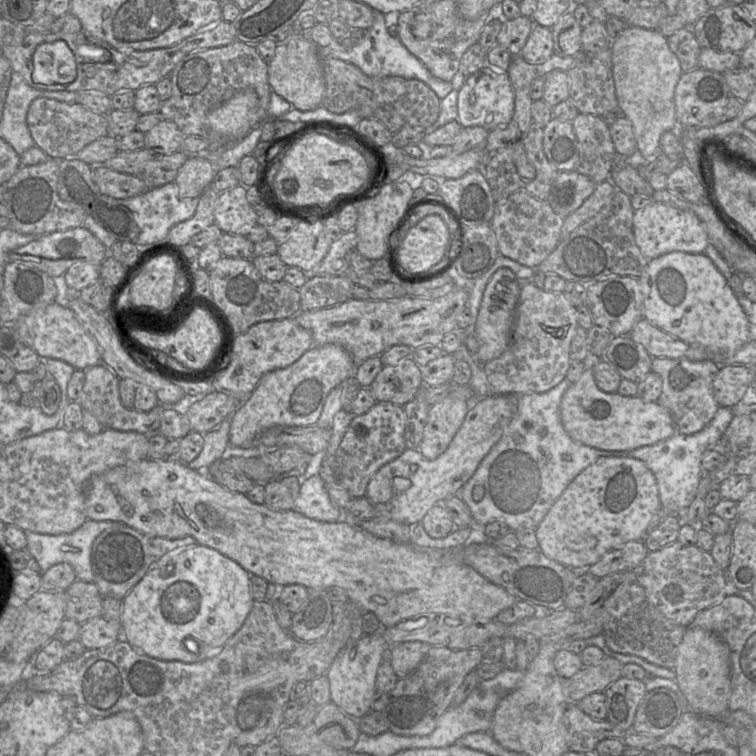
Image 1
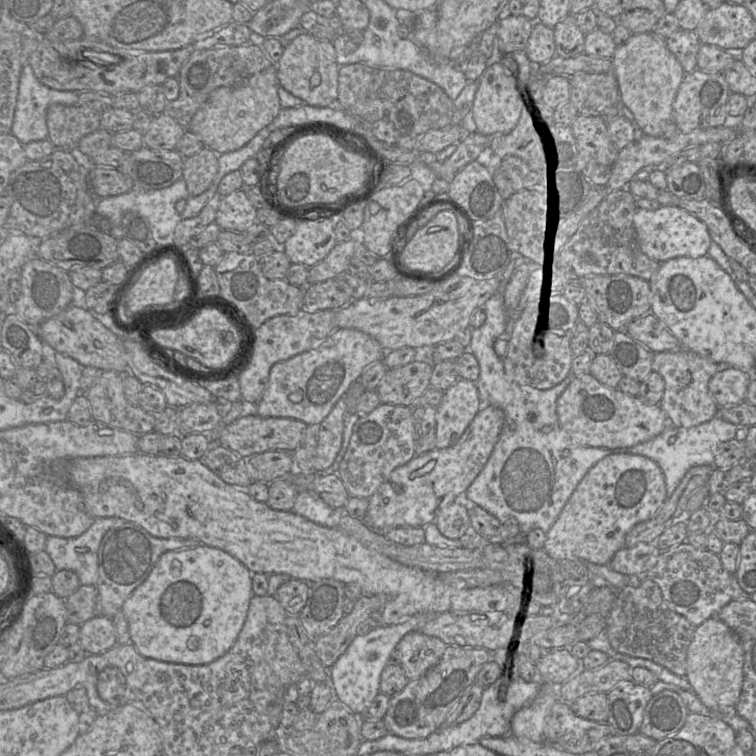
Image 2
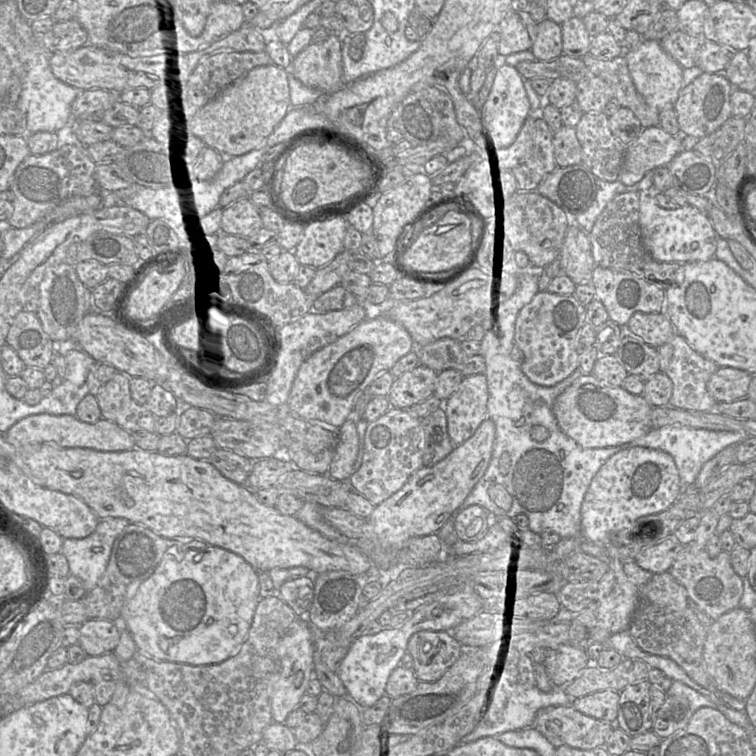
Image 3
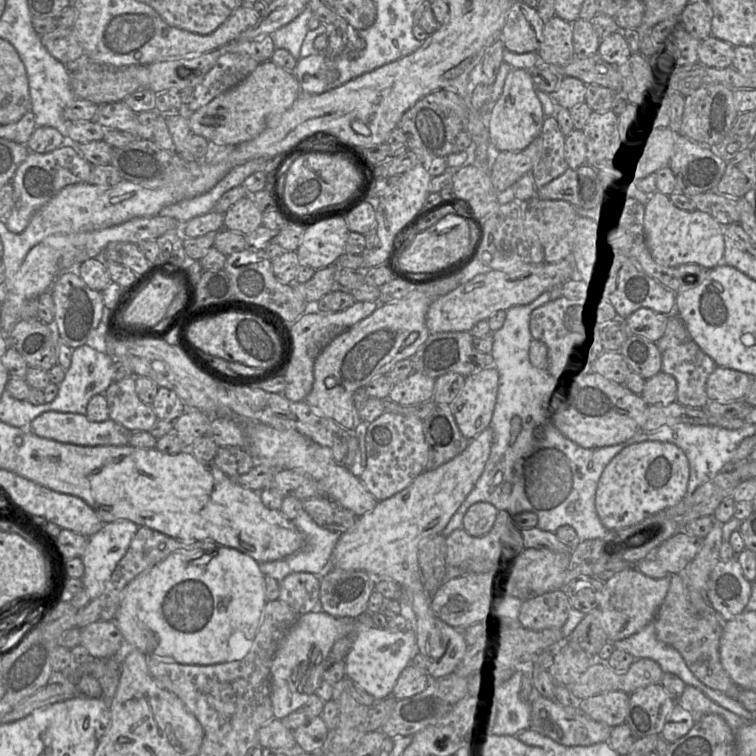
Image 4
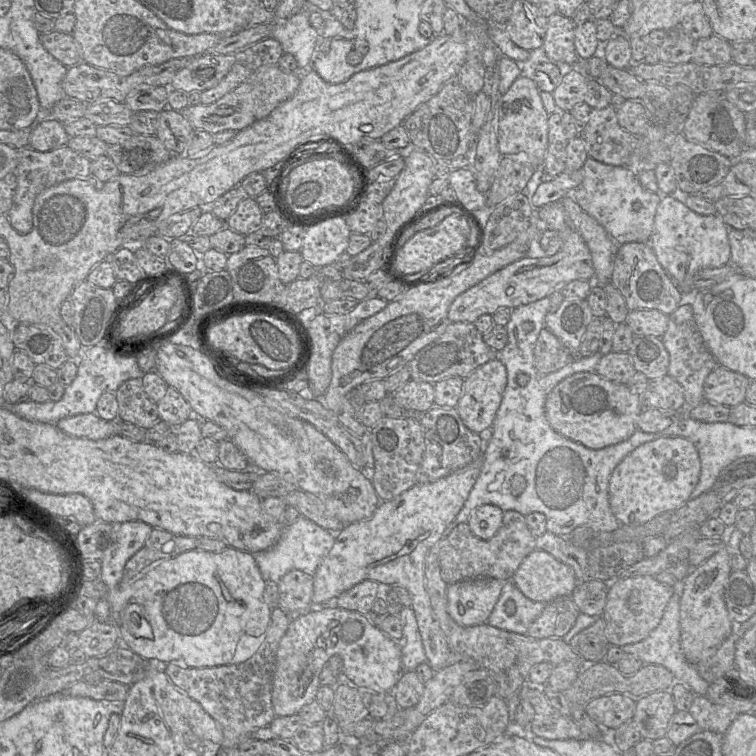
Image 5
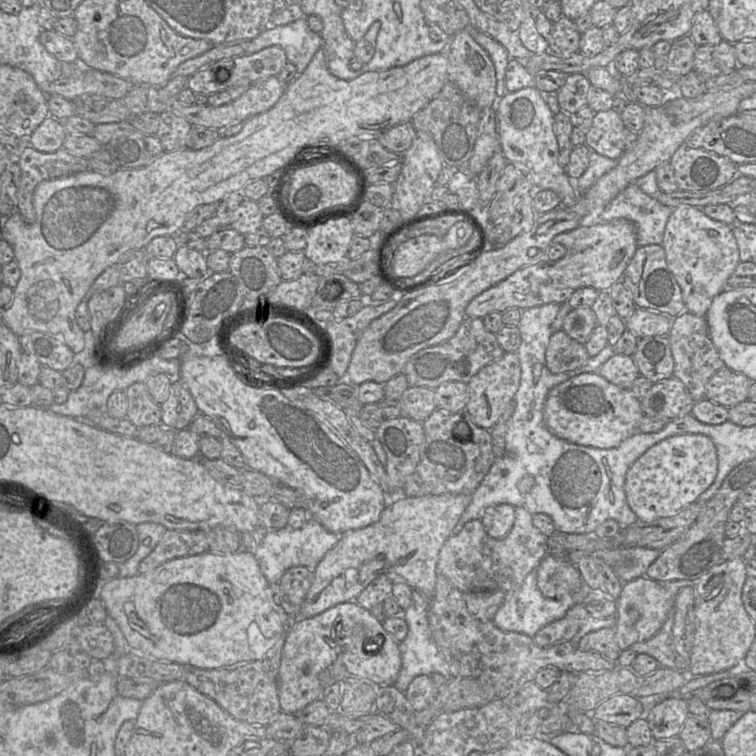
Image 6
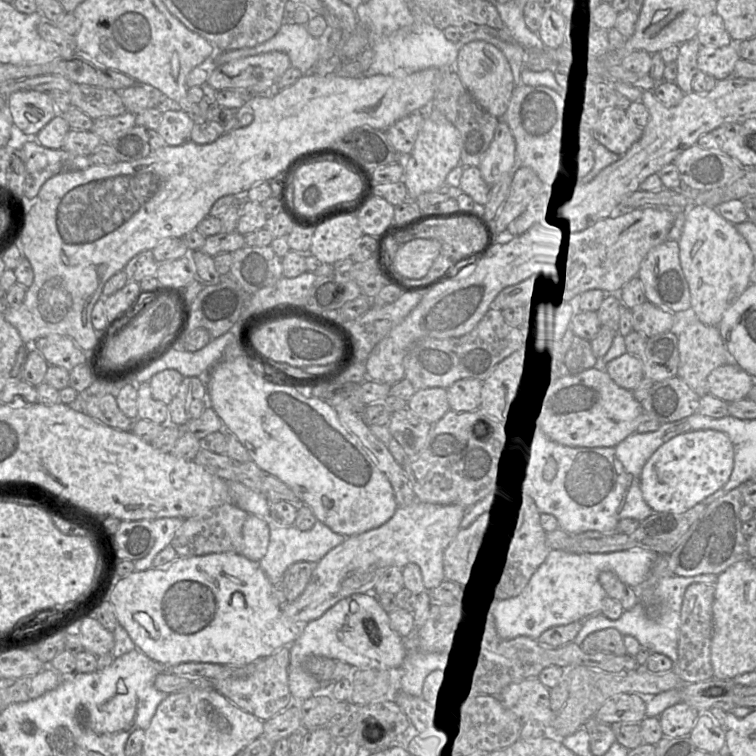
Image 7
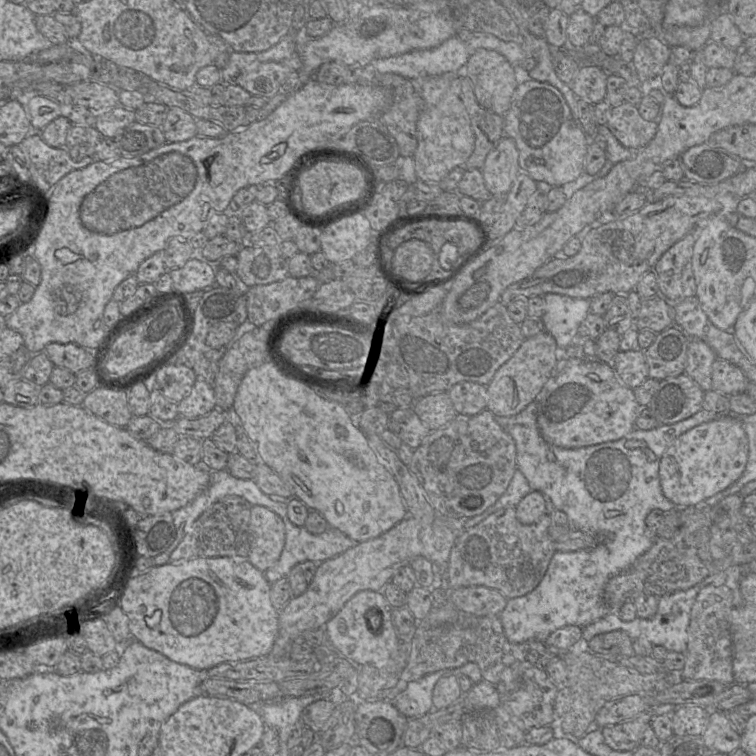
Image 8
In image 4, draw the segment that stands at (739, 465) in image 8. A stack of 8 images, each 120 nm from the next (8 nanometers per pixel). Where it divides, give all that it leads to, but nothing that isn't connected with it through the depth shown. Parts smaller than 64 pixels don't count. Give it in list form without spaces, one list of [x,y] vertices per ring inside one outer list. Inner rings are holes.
[[[659,441],[635,443],[616,455],[605,468],[596,491],[595,507],[608,530],[619,530],[664,512],[687,493],[689,461],[675,444]]]

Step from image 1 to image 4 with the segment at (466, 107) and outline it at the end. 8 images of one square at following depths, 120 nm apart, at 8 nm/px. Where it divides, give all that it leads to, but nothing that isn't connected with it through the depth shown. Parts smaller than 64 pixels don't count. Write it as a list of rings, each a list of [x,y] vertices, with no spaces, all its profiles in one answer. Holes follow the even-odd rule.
[[[512,69],[505,80],[503,92],[495,102],[488,120],[489,141],[499,152],[521,151],[540,134],[545,115],[530,72]]]

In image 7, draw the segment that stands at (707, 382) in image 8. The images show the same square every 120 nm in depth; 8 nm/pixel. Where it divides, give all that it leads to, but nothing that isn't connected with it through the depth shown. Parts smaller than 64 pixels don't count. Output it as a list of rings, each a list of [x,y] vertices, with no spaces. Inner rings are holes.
[[[697,320],[688,325],[678,335],[679,376],[698,396],[708,393],[707,379],[709,374],[719,366],[735,363],[729,354],[717,326],[710,326]]]

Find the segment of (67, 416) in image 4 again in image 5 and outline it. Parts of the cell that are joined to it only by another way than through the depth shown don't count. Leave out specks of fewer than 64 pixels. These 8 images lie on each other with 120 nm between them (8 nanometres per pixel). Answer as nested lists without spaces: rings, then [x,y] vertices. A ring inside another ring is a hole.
[[[96,413],[62,418],[55,425],[70,436],[90,440],[101,440],[120,435],[120,420],[104,420]]]

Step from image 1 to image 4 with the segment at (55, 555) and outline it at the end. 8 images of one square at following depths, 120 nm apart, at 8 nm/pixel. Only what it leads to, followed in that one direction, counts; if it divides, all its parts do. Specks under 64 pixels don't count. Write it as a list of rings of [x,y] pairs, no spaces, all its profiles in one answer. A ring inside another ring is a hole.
[[[119,519],[104,523],[98,532],[88,538],[87,547],[81,556],[84,564],[84,574],[81,581],[90,600],[96,599],[103,592],[117,563],[125,555],[138,527],[136,523],[128,519]]]

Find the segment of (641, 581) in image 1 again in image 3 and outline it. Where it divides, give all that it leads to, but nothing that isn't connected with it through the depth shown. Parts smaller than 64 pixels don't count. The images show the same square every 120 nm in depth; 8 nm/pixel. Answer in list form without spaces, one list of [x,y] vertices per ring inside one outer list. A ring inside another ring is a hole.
[[[684,545],[668,572],[685,587],[689,597],[700,610],[716,620],[722,614],[739,607],[743,594],[743,579],[734,571],[729,552],[711,557],[694,545]]]

